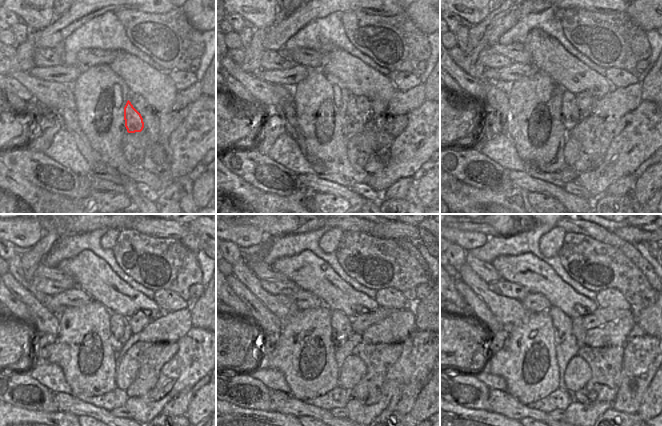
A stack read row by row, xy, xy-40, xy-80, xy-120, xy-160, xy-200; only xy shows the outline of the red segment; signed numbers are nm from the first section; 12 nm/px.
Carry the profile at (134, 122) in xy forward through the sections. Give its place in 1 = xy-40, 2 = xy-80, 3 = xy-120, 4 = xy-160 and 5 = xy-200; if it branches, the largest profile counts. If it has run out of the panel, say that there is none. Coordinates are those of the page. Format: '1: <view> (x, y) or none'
1: xy-40 (352, 112)
2: xy-80 (570, 114)
3: xy-120 (120, 330)
4: xy-160 (341, 325)
5: xy-200 (562, 324)

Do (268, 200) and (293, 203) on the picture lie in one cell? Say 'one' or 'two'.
one

